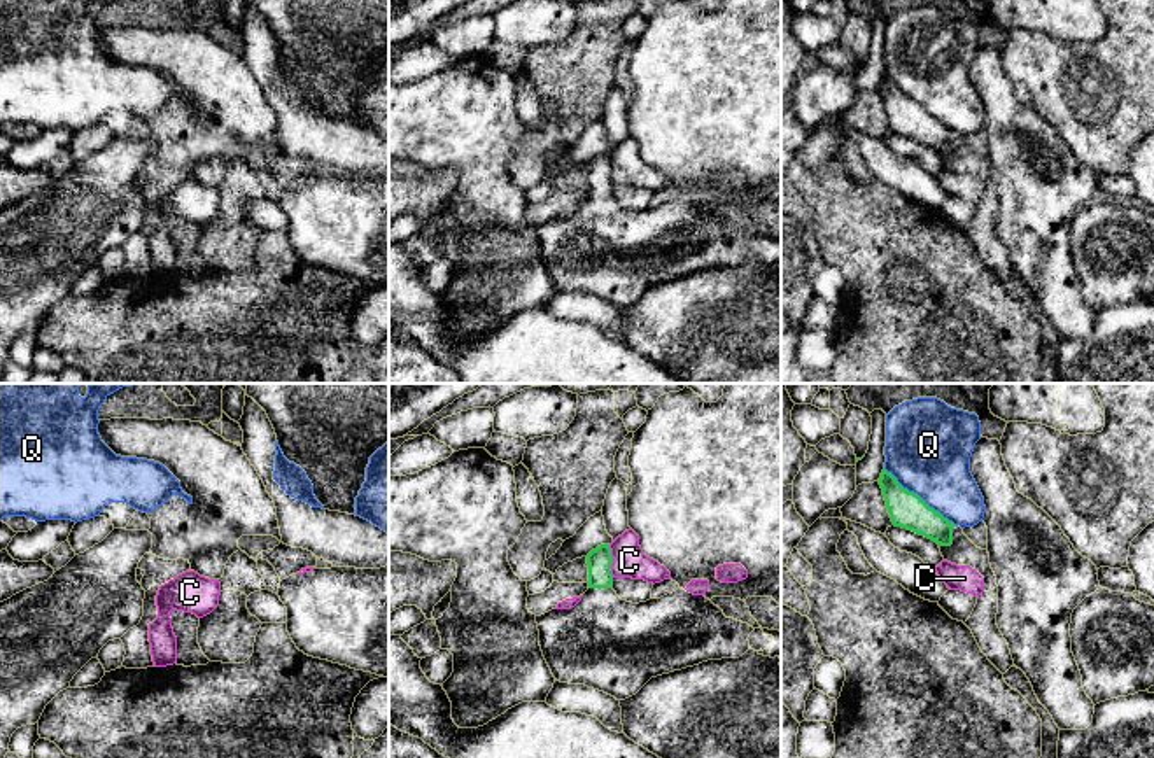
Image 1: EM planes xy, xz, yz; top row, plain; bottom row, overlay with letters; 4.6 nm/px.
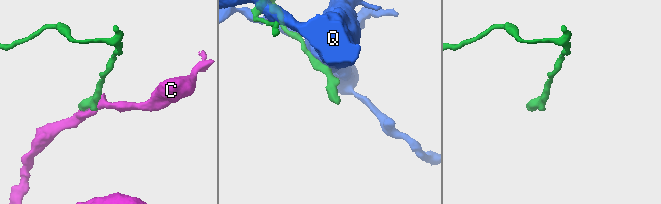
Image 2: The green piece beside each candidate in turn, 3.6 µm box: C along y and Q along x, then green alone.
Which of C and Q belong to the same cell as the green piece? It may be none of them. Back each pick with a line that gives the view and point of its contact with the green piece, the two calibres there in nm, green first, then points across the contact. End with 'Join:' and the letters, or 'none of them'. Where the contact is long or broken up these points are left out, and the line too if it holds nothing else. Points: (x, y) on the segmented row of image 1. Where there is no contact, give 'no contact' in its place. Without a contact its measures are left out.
Join: none of them

